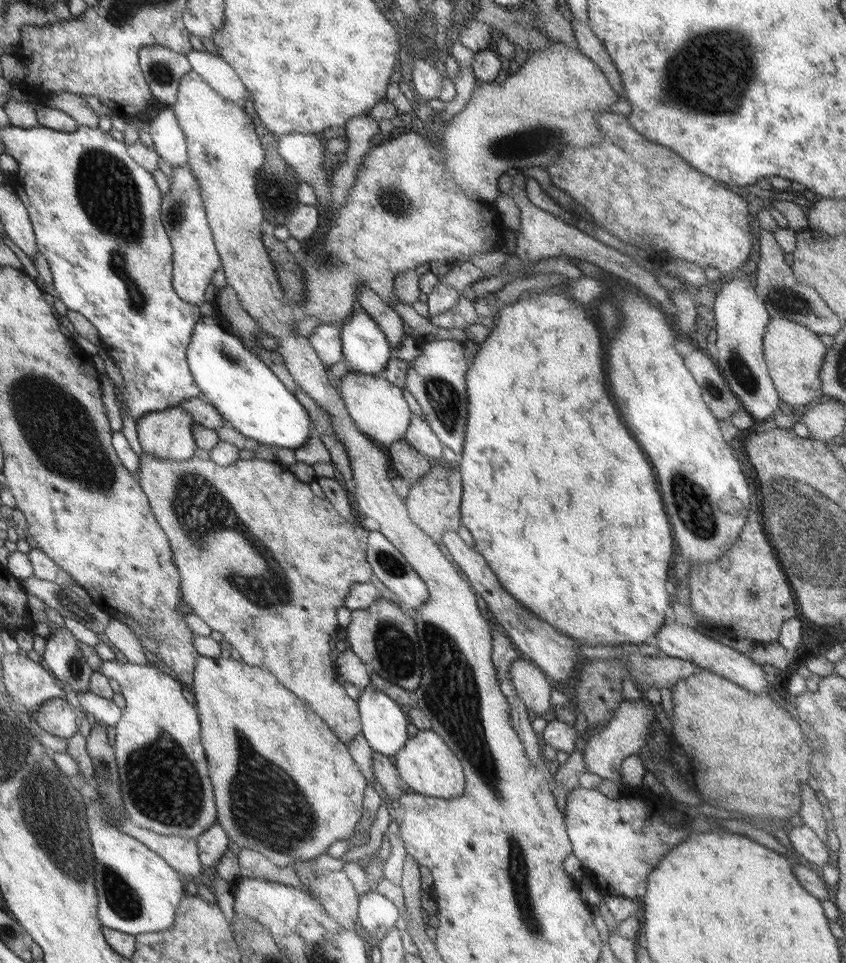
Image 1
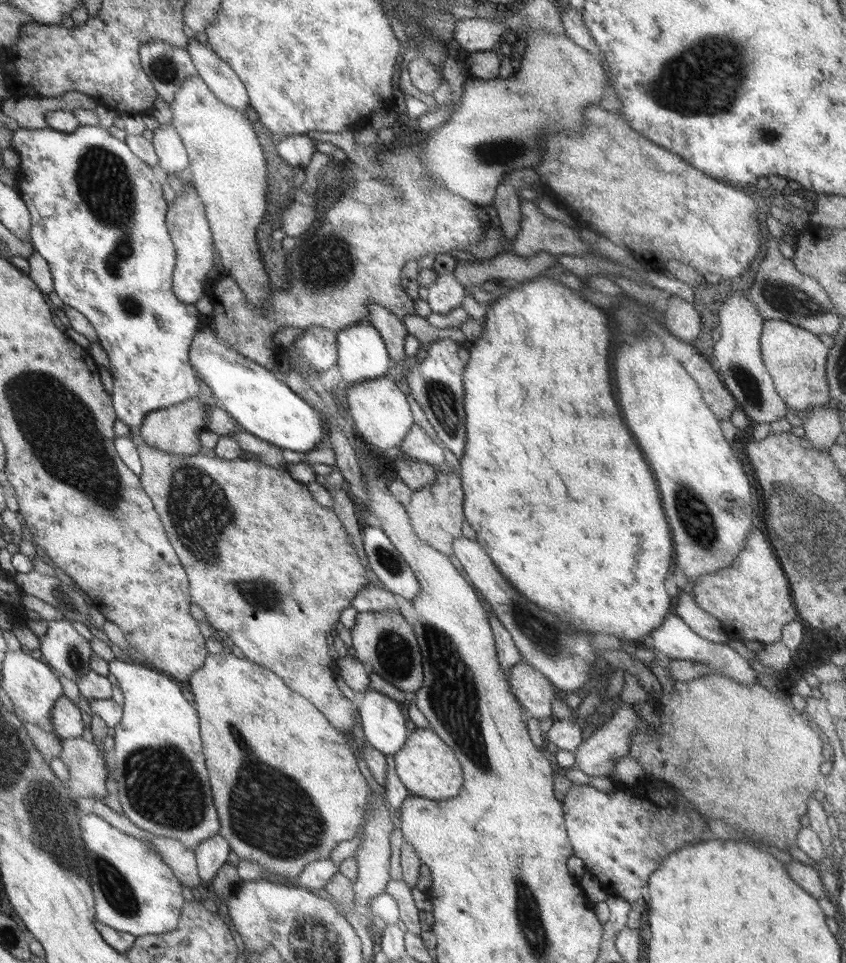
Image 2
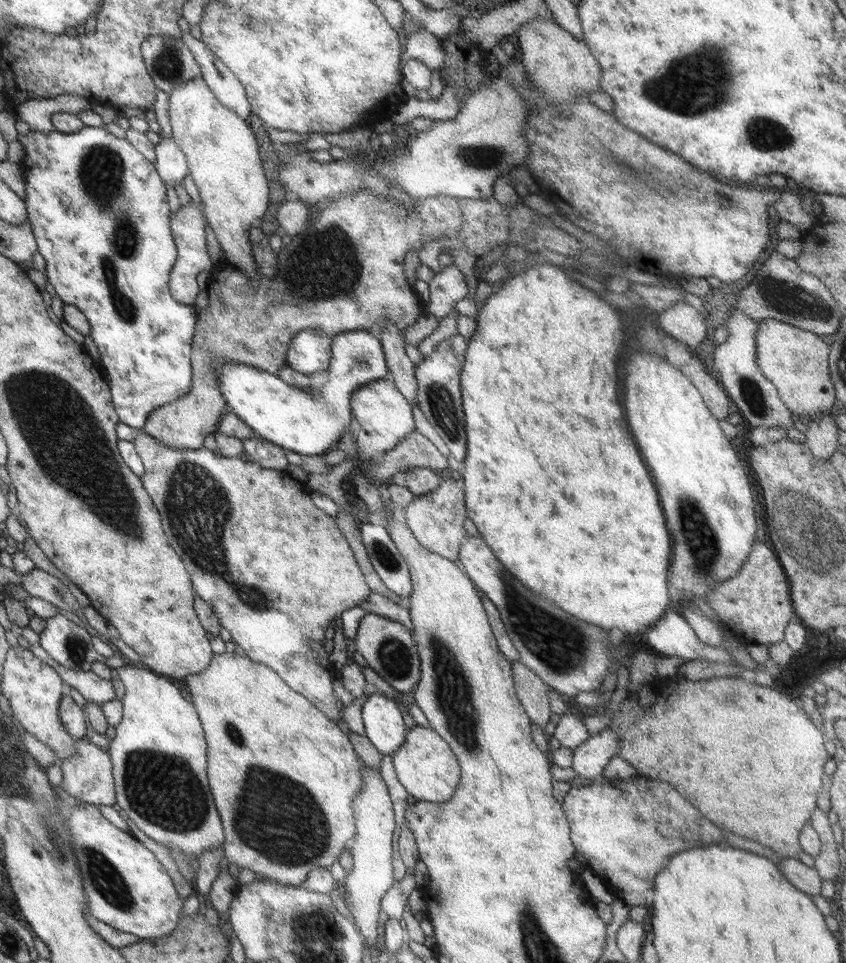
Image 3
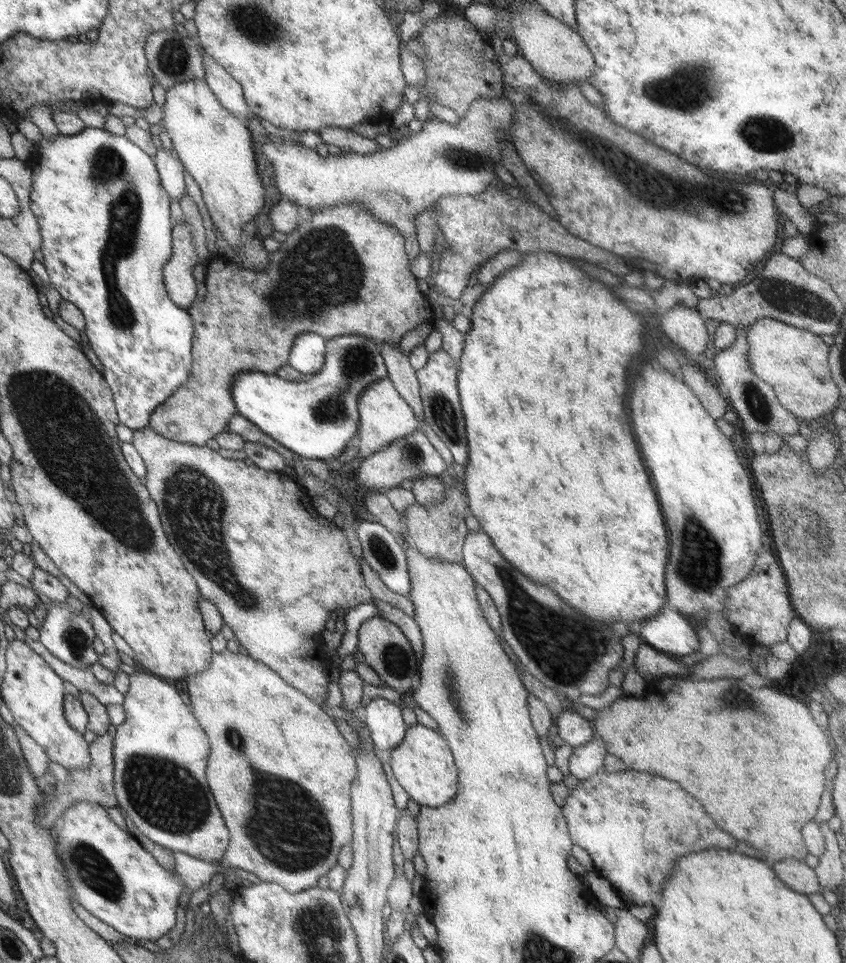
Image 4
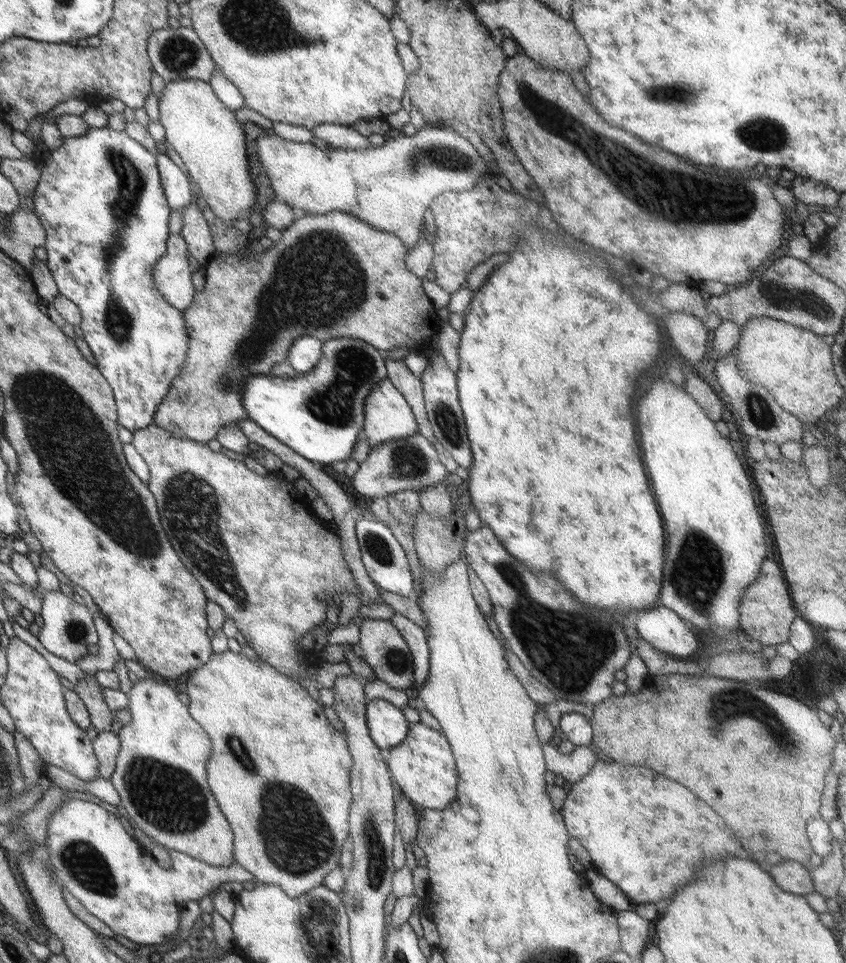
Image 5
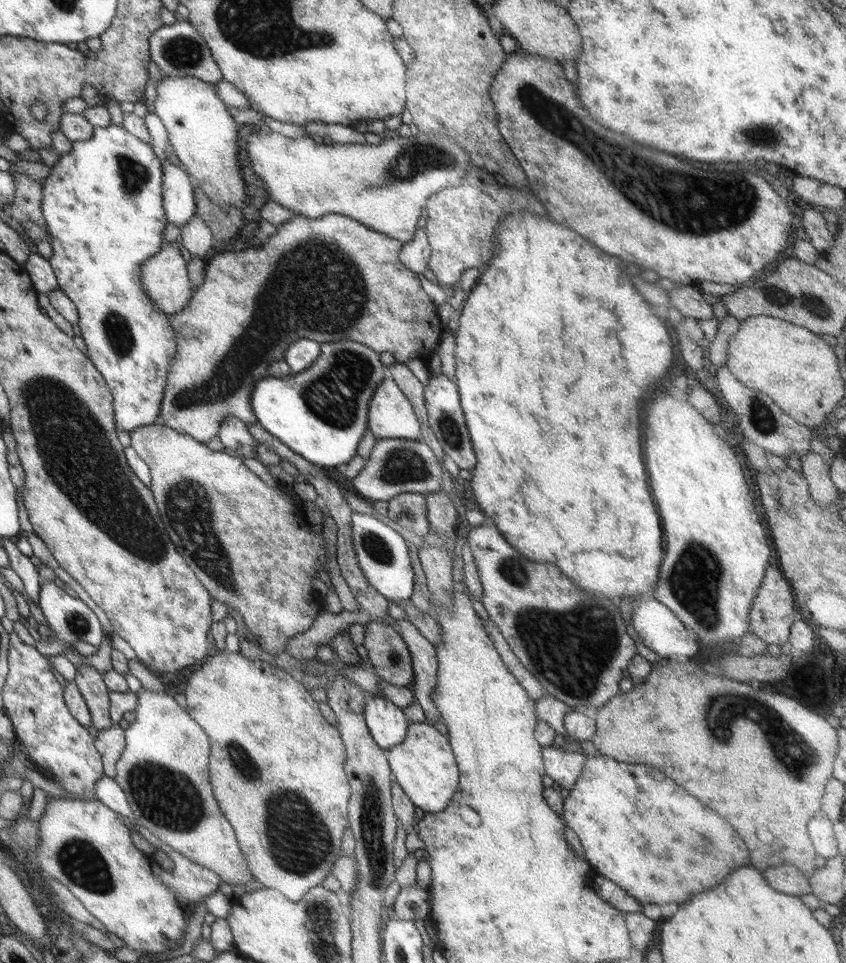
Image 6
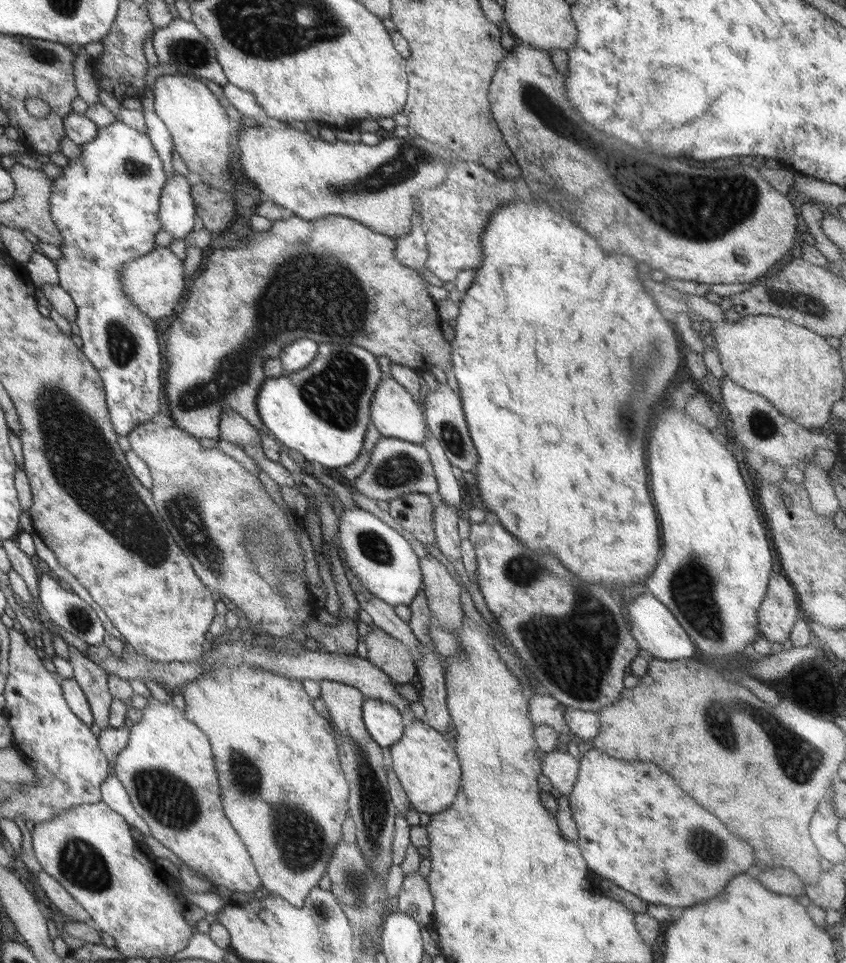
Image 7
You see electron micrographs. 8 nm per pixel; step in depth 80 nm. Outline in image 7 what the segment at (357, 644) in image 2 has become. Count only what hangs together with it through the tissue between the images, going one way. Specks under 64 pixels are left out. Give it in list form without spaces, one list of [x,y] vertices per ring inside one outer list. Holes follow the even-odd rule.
[[[371,625],[363,637],[367,648],[367,660],[396,684],[414,682],[416,667],[413,652],[401,641],[391,638],[380,628]]]

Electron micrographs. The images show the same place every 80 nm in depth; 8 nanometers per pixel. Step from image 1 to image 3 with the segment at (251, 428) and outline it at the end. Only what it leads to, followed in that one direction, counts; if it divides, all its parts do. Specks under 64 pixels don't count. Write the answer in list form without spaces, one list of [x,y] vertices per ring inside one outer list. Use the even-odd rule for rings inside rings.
[[[357,329],[337,333],[332,337],[329,352],[327,382],[315,392],[307,393],[287,386],[277,374],[268,374],[245,364],[221,362],[213,373],[227,410],[254,434],[295,454],[315,456],[334,448],[348,427],[353,429],[348,403],[350,394],[366,382],[389,377],[382,346],[375,332]]]

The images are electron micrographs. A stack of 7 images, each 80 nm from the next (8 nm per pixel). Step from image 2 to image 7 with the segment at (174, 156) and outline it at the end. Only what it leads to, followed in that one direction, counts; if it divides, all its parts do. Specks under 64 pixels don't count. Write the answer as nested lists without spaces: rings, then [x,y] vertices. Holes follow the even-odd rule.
[[[173,171],[163,183],[159,197],[157,216],[160,230],[167,231],[173,238],[183,240],[195,220],[193,199],[189,195],[189,184],[182,174]]]

